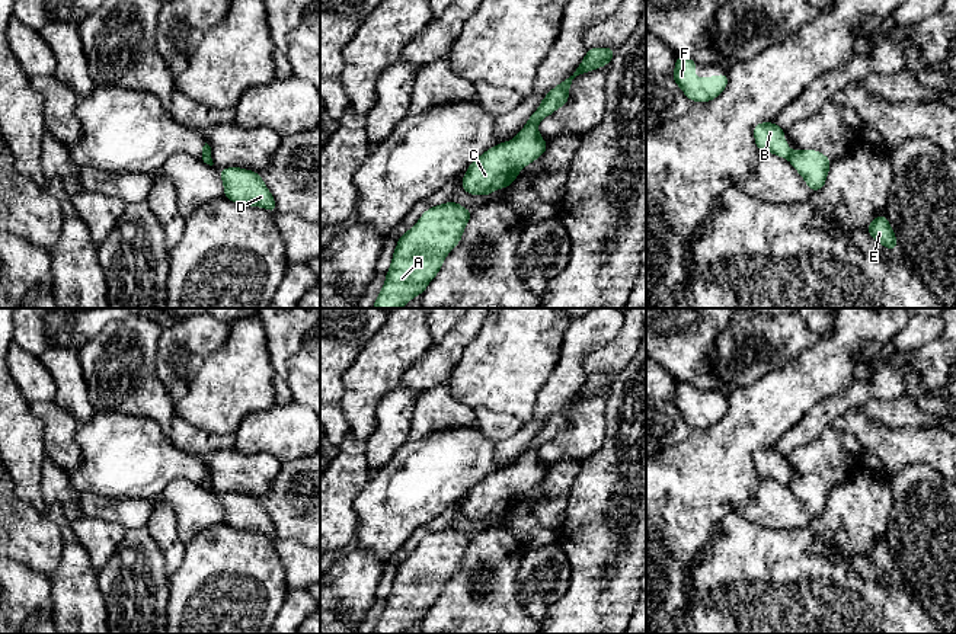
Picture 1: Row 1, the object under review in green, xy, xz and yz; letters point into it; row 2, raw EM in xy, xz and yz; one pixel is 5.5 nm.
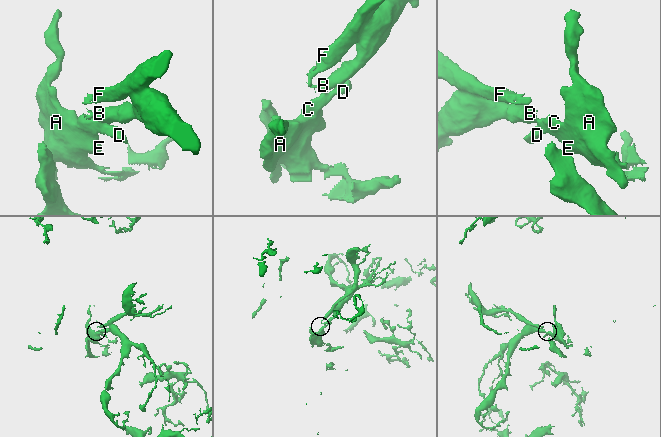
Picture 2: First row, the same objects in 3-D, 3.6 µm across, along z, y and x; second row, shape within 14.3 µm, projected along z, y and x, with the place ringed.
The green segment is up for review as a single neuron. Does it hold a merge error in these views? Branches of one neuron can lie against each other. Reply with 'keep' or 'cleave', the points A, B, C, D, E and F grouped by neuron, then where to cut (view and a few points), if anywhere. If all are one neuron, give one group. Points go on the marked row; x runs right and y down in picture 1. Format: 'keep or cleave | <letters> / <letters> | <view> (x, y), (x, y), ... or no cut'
cleave | A C D E / B F | xz (527, 124), (536, 125)

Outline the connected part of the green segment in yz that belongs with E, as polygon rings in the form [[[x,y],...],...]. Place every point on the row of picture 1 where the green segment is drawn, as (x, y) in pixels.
[[[886,215],[876,217],[869,225],[867,233],[882,246],[889,250],[898,249],[896,236]]]

